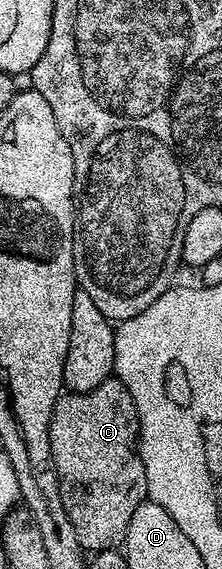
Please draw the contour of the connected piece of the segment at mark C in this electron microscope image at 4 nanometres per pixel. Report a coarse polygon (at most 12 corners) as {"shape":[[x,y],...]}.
{"shape":[[112,378],[47,433],[84,553],[118,549],[148,499],[139,415]]}

